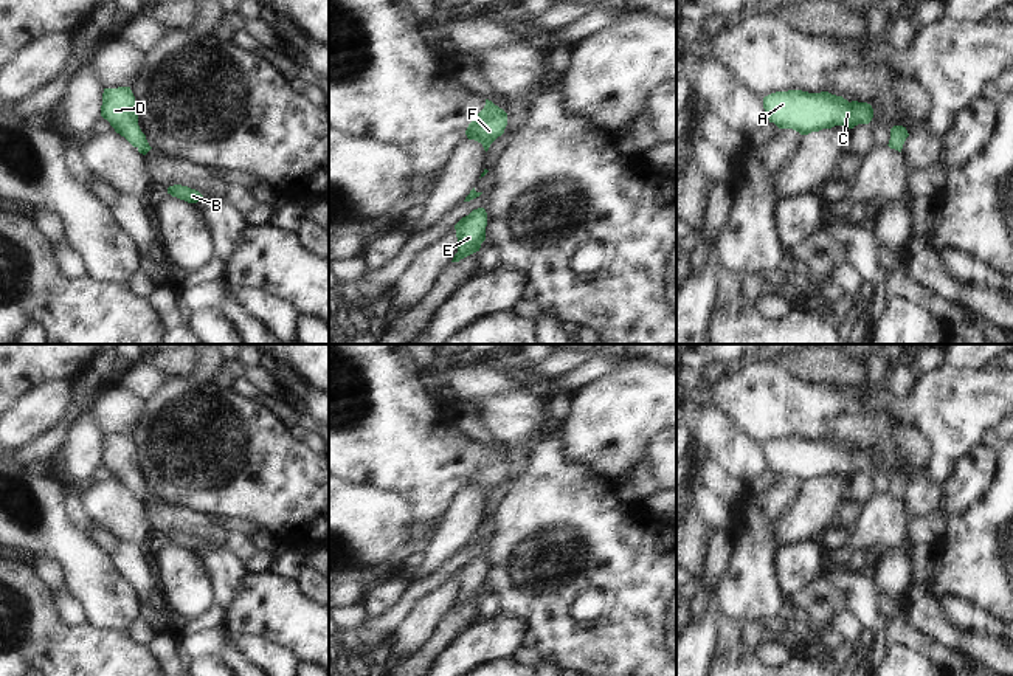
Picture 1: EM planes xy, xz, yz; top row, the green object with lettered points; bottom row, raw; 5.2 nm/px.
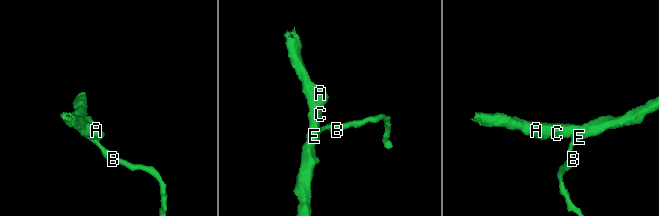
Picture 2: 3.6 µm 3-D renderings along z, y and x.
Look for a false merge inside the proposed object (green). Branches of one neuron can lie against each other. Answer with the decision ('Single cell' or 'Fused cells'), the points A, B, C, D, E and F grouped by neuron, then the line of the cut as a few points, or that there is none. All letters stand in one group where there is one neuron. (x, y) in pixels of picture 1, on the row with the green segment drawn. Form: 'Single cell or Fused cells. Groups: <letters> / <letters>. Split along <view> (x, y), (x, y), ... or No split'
Single cell. Groups: A B C D E F. No split

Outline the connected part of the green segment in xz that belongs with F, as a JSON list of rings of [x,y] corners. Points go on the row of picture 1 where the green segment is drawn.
[[[486,99],[484,109],[472,119],[465,135],[468,140],[481,143],[487,152],[490,144],[504,133],[506,126],[507,113]]]

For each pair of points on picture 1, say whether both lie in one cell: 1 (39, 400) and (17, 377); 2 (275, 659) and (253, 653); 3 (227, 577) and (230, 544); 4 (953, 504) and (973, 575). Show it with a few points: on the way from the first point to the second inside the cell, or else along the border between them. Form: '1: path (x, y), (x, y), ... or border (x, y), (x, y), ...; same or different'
1: border (64, 379), (47, 379), (38, 383), (16, 405); different
2: path (270, 658), (258, 653); same
3: border (221, 546), (242, 563); different
4: border (985, 493), (948, 521); different

